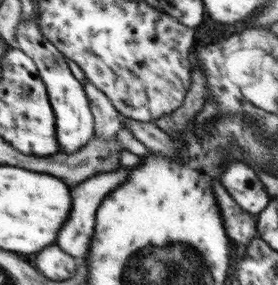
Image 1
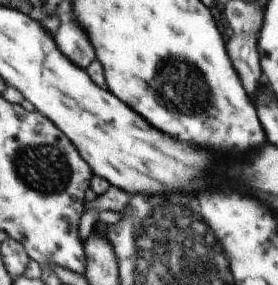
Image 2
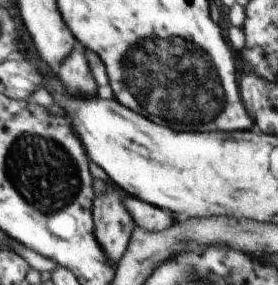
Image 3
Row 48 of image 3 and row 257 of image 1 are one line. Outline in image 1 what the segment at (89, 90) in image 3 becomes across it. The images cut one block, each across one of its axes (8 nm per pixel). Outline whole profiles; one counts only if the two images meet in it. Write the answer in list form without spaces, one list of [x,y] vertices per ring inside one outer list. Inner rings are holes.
[[[117,166],[117,170],[111,170],[111,172],[97,172],[93,178],[77,184],[71,188],[71,196],[73,196],[73,210],[69,214],[69,220],[63,224],[59,236],[57,236],[57,246],[73,256],[75,260],[85,260],[87,258],[87,252],[89,252],[89,246],[91,246],[91,240],[95,236],[95,216],[97,216],[97,210],[103,202],[103,198],[107,198],[117,186],[125,184],[127,178],[131,174],[131,168],[121,168]]]

